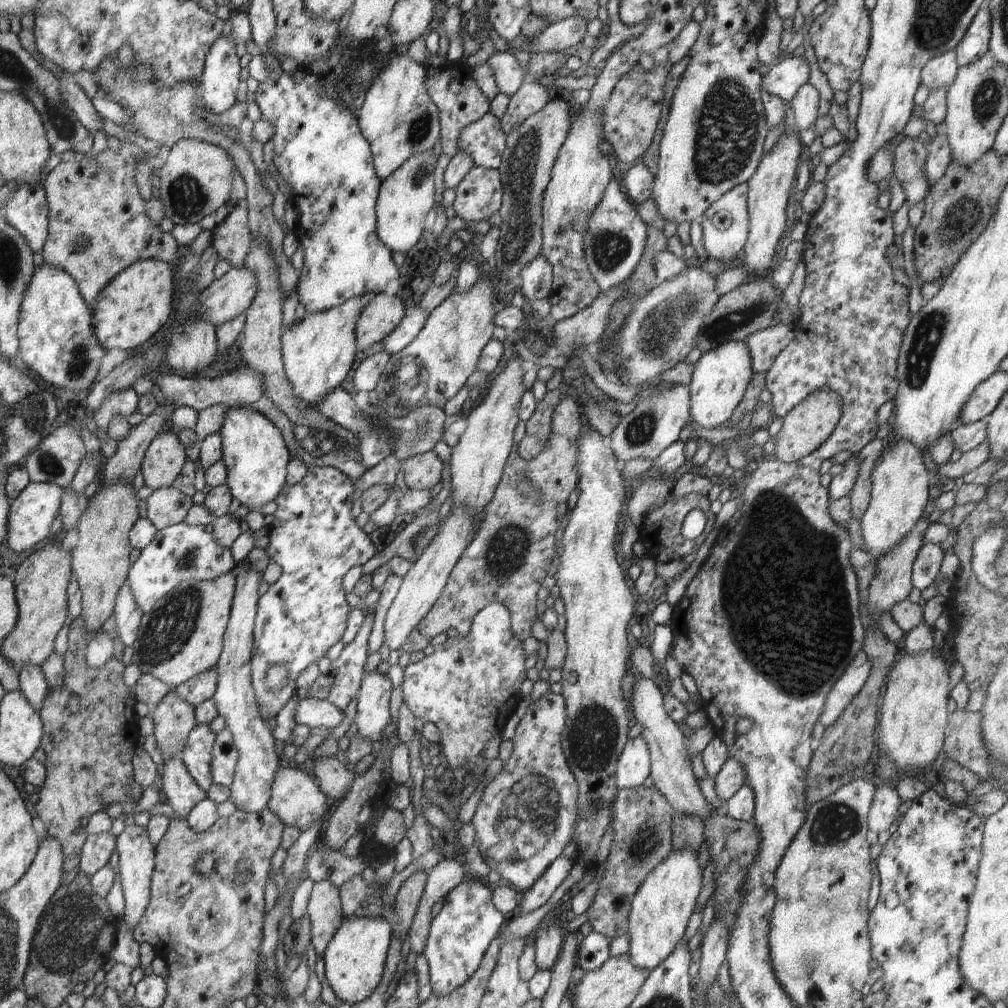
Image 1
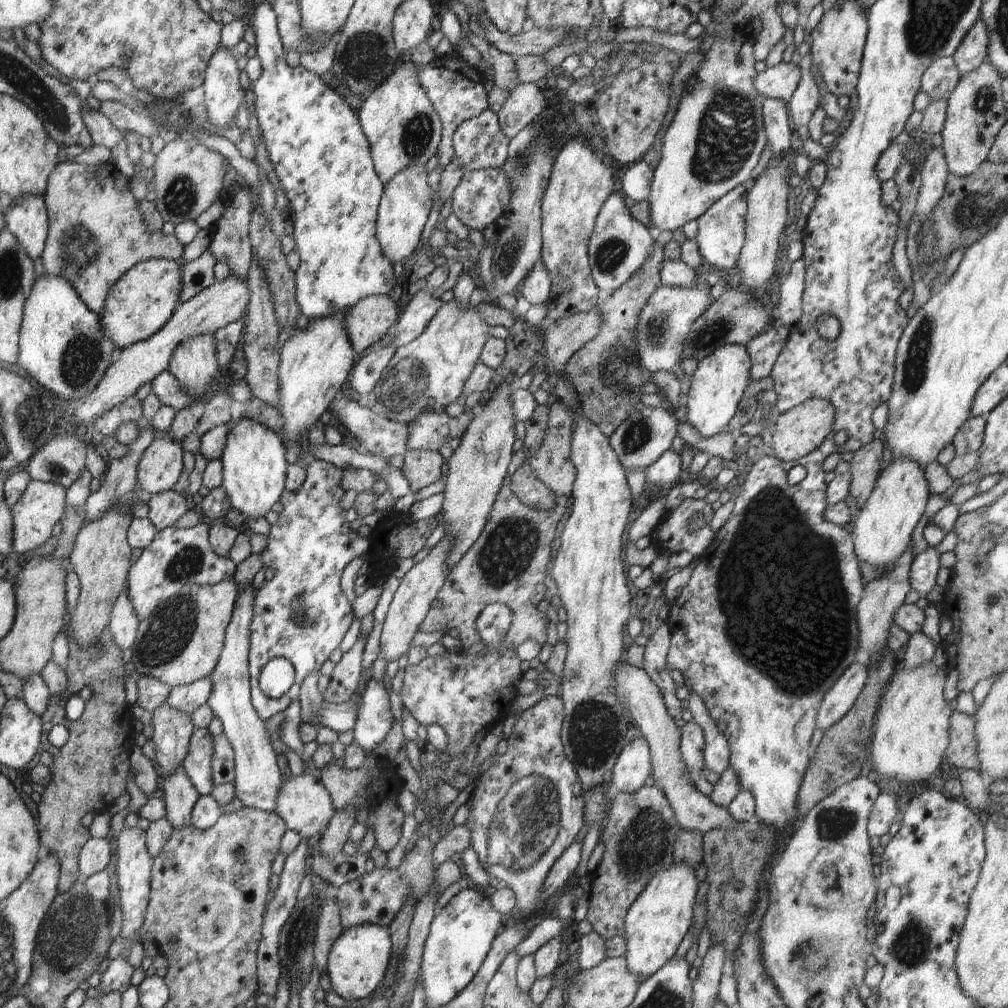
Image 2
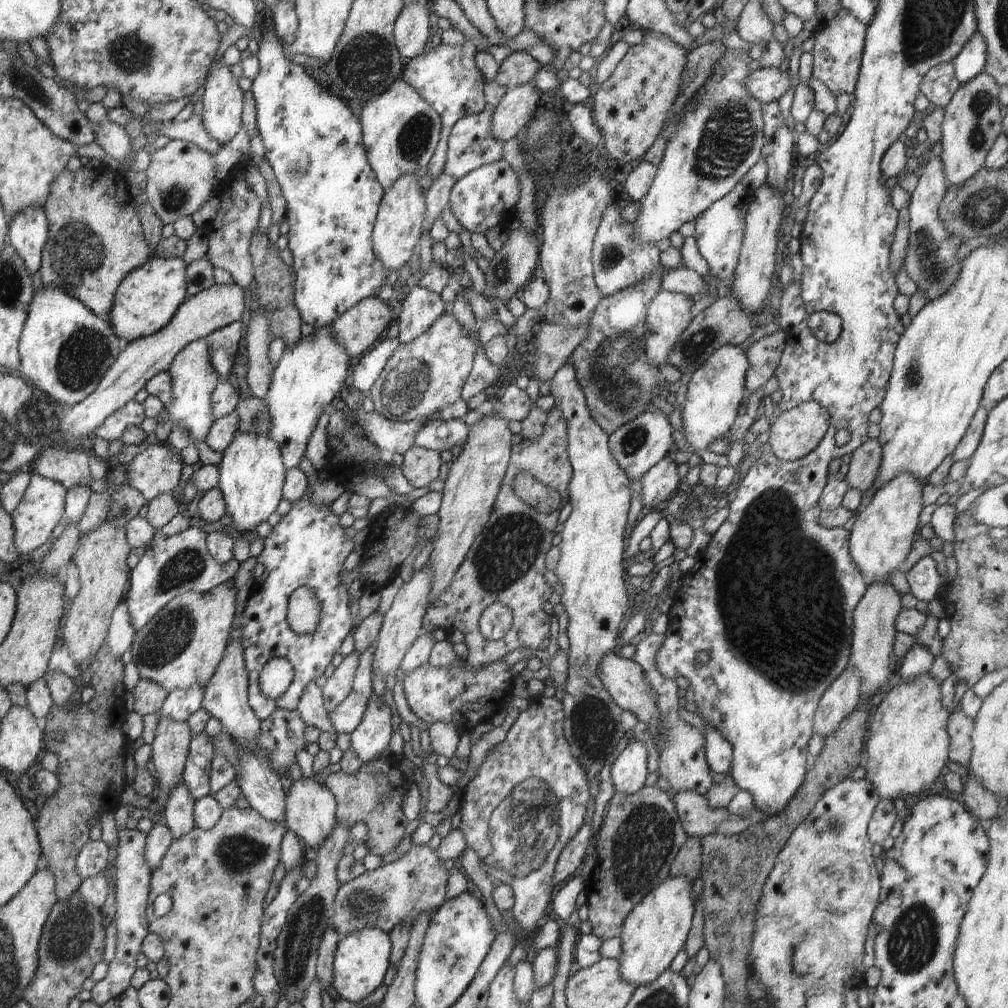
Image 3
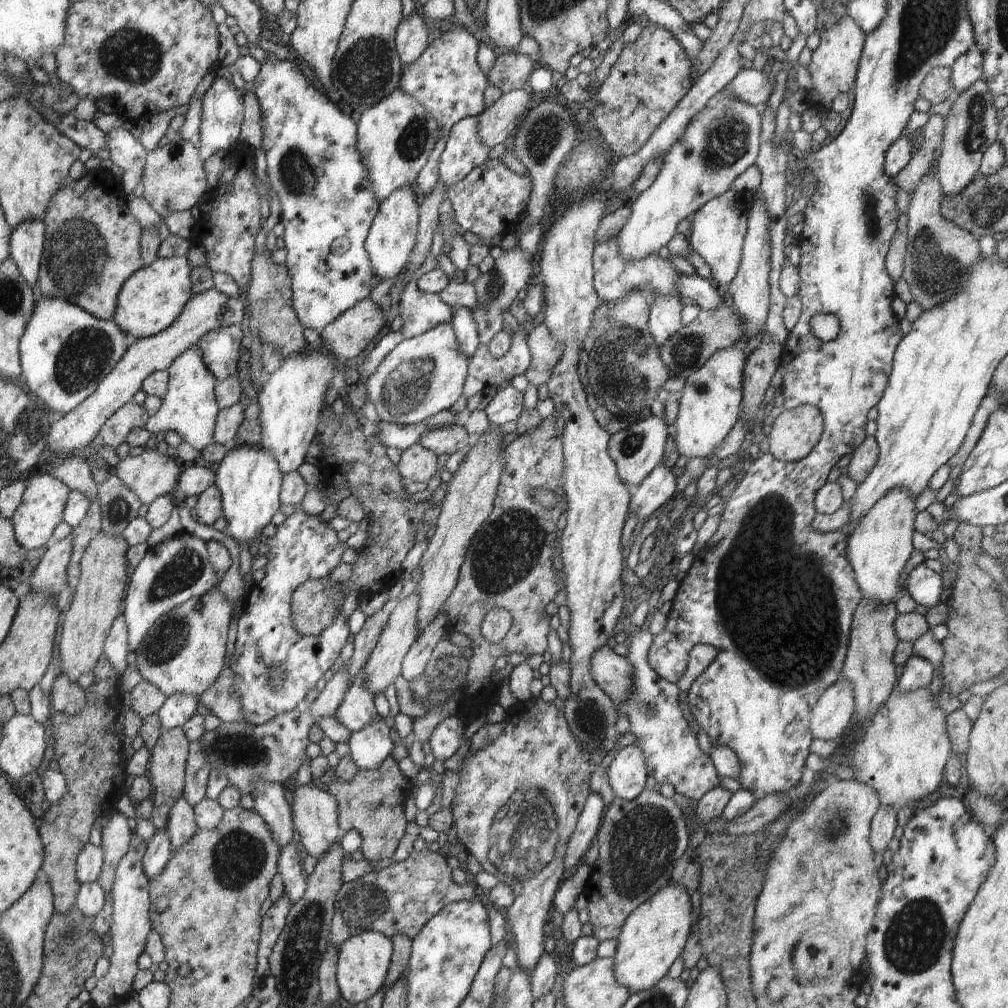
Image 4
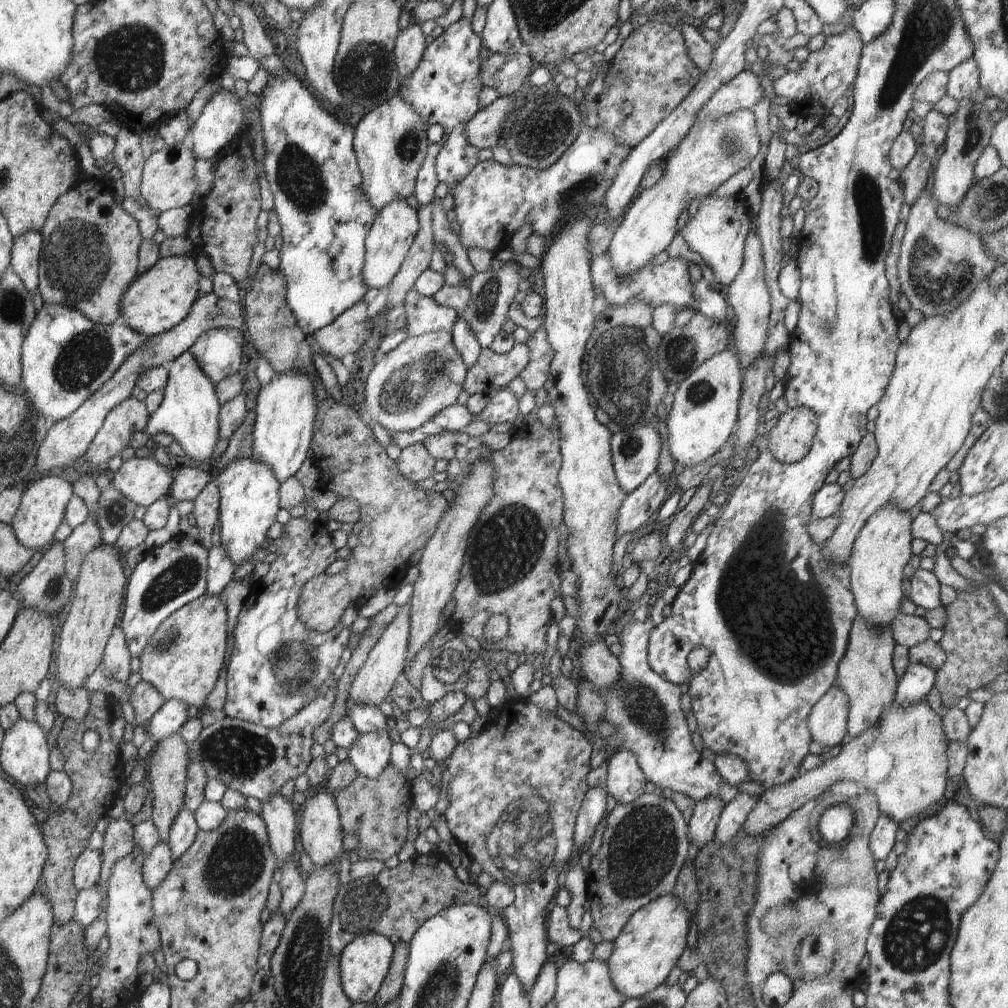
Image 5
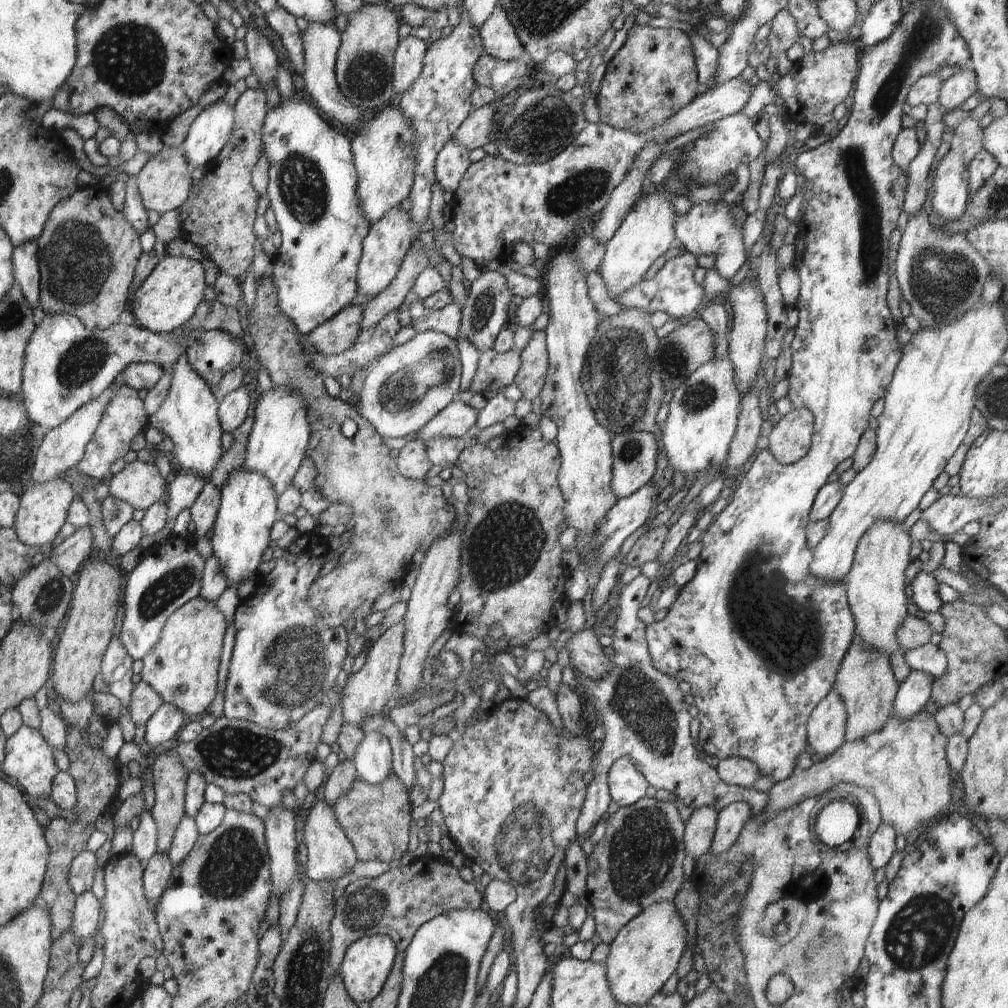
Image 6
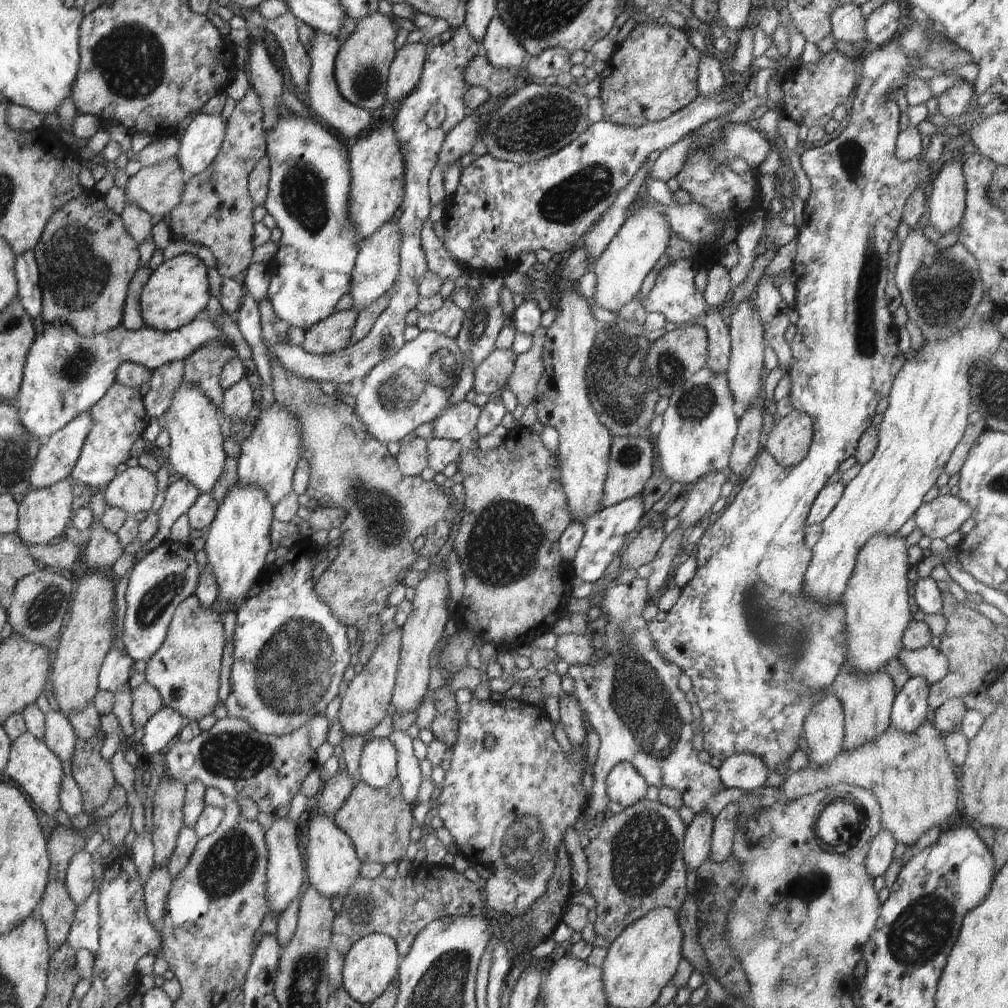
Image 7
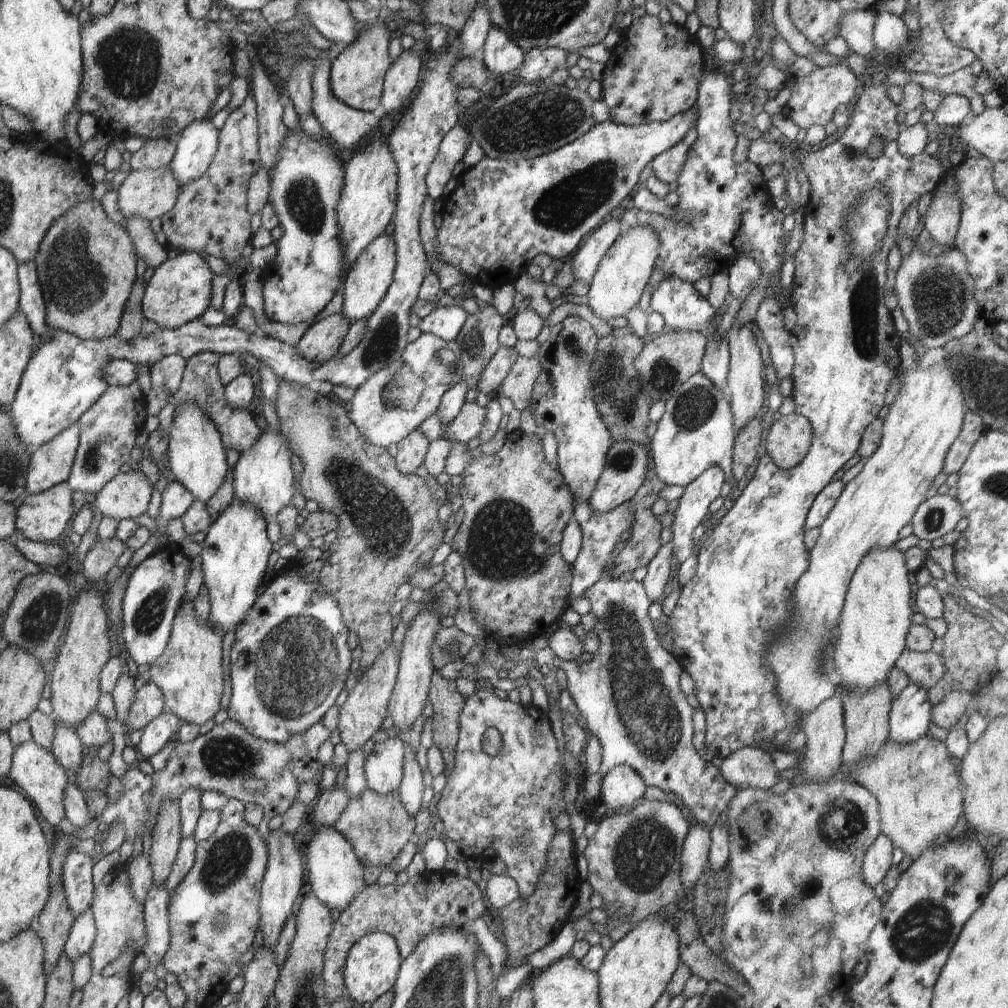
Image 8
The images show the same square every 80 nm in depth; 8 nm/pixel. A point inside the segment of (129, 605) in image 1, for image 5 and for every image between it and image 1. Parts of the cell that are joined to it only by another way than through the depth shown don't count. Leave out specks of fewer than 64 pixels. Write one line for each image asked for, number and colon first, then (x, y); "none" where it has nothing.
2: (123, 623)
3: (121, 633)
4: (117, 648)
5: (116, 659)

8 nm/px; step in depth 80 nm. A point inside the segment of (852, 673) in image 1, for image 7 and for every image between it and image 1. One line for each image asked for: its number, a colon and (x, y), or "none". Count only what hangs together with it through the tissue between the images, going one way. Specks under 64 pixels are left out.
2: (840, 698)
3: (839, 699)
4: (831, 716)
5: (828, 719)
6: (825, 728)
7: (824, 728)

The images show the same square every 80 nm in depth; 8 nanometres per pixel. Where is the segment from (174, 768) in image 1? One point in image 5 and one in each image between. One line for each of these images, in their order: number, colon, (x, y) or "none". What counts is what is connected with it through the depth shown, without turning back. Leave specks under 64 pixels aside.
2: (177, 791)
3: (178, 813)
4: (181, 825)
5: (184, 829)

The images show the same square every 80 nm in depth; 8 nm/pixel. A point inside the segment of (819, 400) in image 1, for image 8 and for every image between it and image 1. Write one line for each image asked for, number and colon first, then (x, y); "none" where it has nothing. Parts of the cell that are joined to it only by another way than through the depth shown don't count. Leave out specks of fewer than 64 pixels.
2: (799, 431)
3: (795, 433)
4: (795, 432)
5: (790, 440)
6: (790, 440)
7: (789, 441)
8: (788, 442)

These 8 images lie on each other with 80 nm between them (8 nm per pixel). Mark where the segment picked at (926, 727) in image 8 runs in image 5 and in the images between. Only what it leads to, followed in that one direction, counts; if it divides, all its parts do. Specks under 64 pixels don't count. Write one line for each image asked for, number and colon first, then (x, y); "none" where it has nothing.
5: (917, 681)
6: (913, 693)
7: (909, 708)

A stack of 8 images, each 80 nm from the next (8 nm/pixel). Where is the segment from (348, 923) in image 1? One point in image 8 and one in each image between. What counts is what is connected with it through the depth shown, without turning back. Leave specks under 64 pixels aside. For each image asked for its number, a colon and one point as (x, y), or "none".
2: (357, 962)
3: (361, 958)
4: (364, 959)
5: (364, 962)
6: (366, 965)
7: (371, 964)
8: (372, 965)

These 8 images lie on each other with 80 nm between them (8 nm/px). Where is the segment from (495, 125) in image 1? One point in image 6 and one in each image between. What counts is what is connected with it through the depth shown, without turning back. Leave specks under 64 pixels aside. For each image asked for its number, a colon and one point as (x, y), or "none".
2: (480, 143)
3: (471, 144)
4: (464, 150)
5: (458, 157)
6: (452, 161)

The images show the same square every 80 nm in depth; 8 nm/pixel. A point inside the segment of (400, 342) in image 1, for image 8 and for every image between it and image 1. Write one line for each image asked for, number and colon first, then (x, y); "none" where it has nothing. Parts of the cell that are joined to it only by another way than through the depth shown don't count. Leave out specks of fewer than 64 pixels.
2: (419, 311)
3: (421, 307)
4: (420, 311)
5: (423, 315)
6: (447, 320)
7: (447, 320)
8: (446, 321)

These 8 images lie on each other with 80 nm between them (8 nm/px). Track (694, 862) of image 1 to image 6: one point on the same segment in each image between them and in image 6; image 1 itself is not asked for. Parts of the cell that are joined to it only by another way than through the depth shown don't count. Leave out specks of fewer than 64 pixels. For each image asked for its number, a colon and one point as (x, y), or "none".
2: (655, 924)
3: (655, 930)
4: (653, 936)
5: (651, 942)
6: (645, 953)

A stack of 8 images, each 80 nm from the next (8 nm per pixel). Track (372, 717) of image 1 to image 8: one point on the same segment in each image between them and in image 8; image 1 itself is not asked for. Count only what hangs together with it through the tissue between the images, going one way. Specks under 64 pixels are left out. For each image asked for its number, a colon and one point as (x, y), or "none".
2: (374, 719)
3: (370, 739)
4: (369, 746)
5: (370, 752)
6: (373, 757)
7: (378, 763)
8: (383, 768)

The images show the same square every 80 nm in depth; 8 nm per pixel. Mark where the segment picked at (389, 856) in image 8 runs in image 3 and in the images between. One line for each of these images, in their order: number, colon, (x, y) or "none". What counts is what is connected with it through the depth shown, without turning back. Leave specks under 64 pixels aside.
3: (373, 795)
4: (373, 803)
5: (376, 810)
6: (376, 818)
7: (378, 821)

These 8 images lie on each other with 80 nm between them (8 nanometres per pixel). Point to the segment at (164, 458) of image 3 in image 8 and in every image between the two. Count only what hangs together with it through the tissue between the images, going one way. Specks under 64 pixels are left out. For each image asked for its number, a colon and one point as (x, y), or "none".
4: (151, 474)
5: (142, 479)
6: (140, 484)
7: (134, 489)
8: (126, 496)

